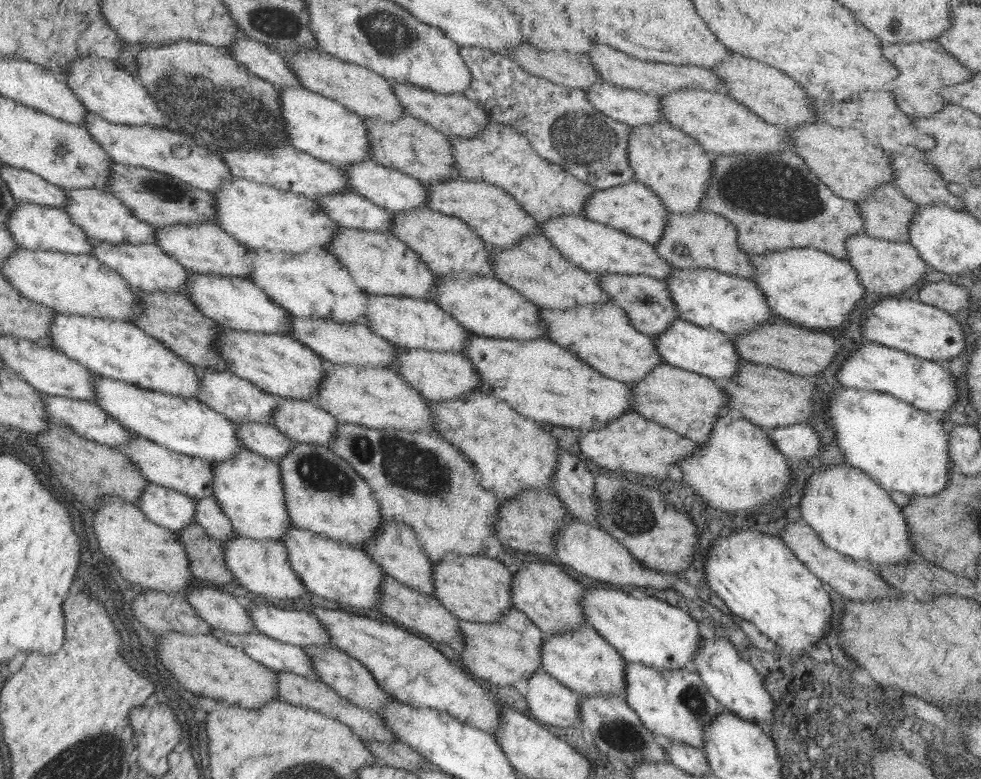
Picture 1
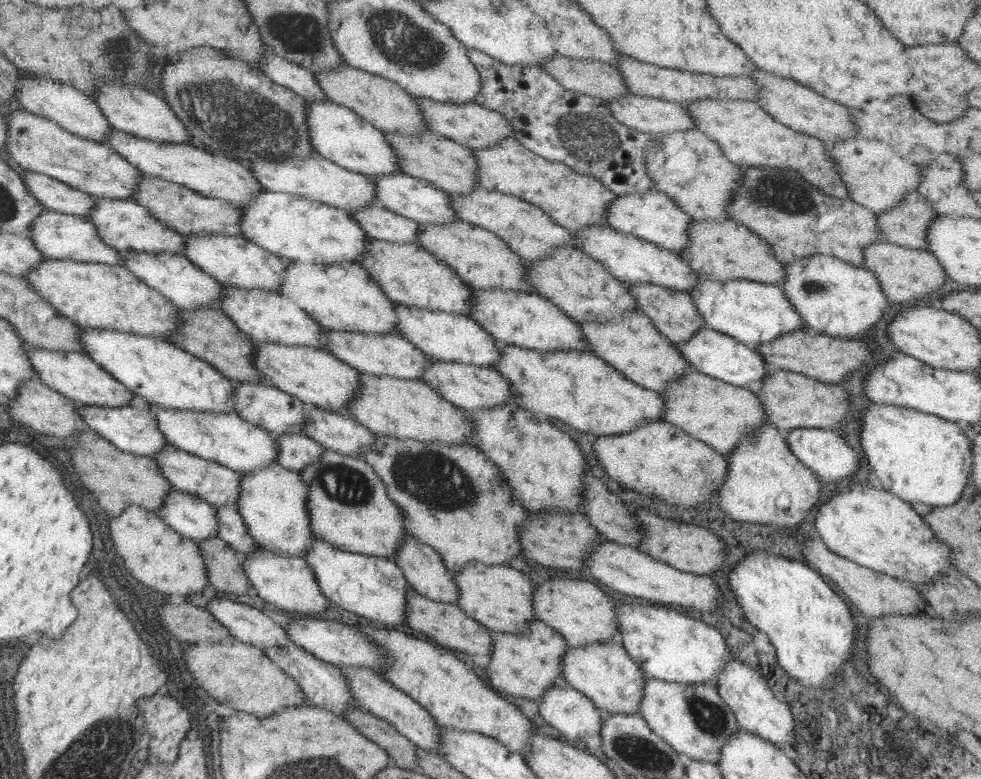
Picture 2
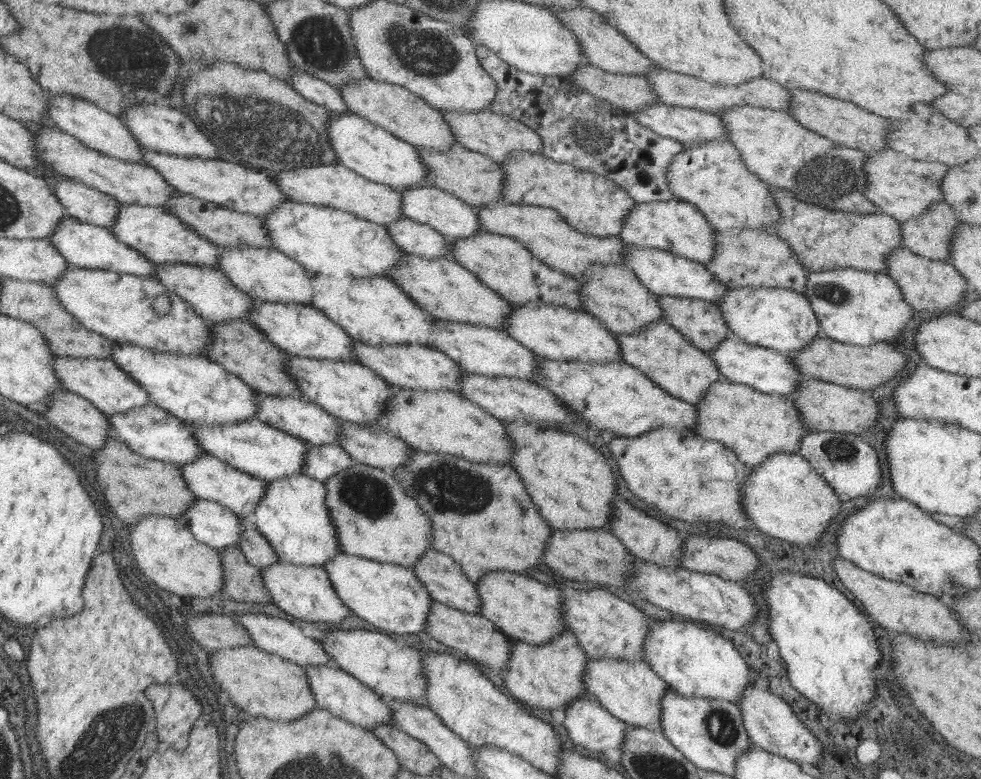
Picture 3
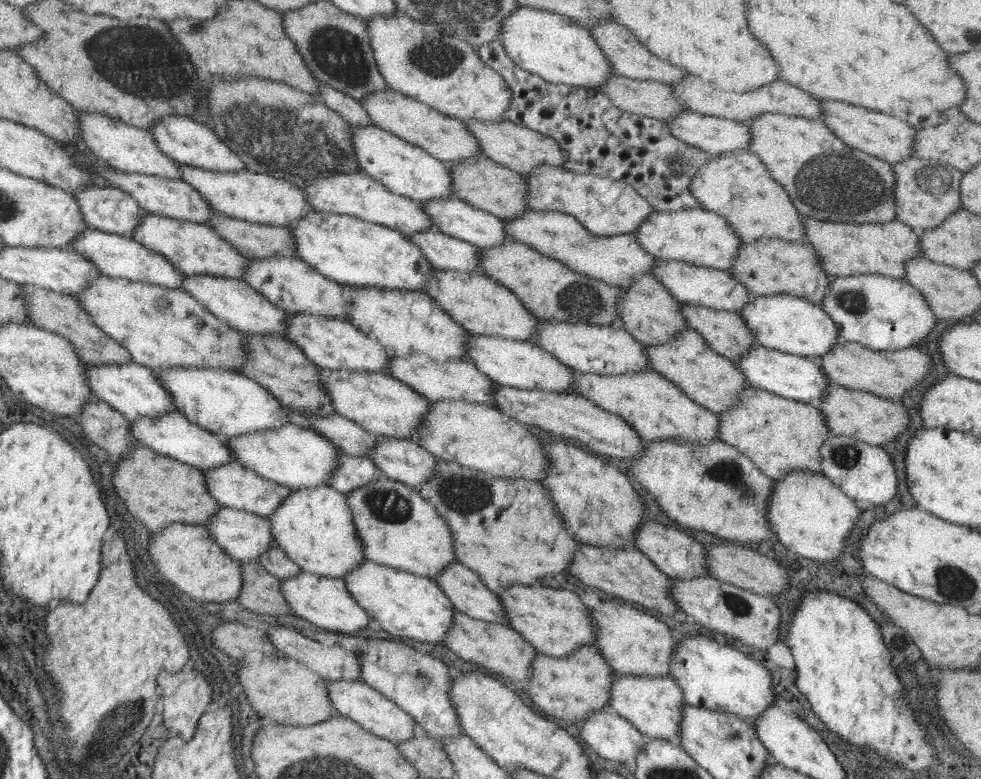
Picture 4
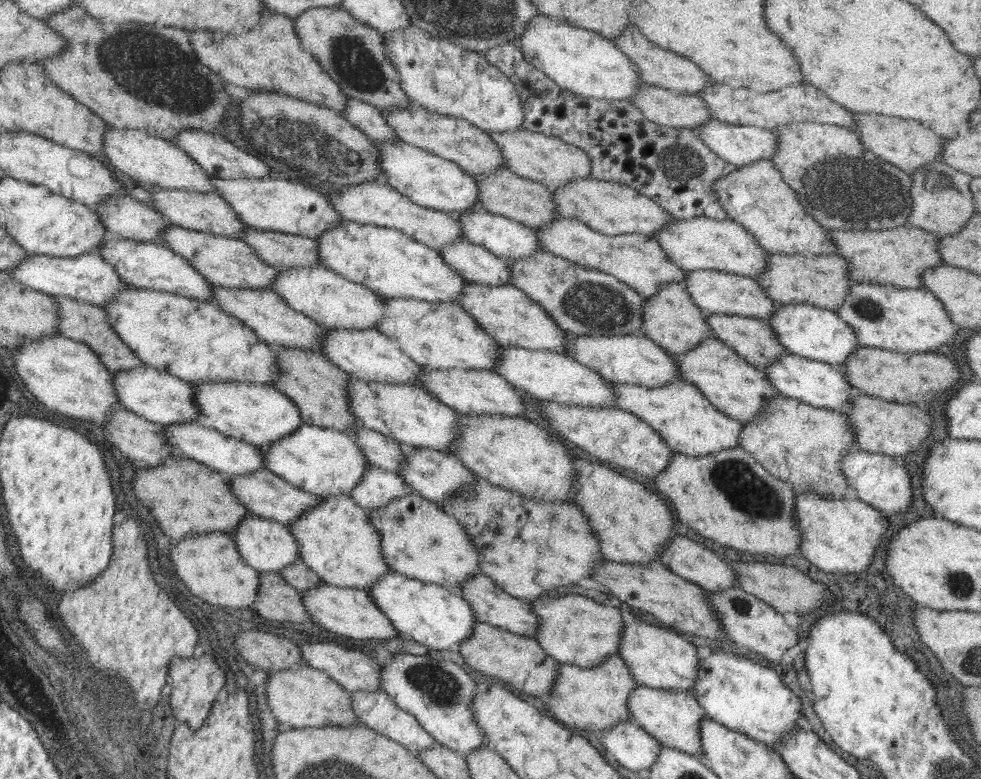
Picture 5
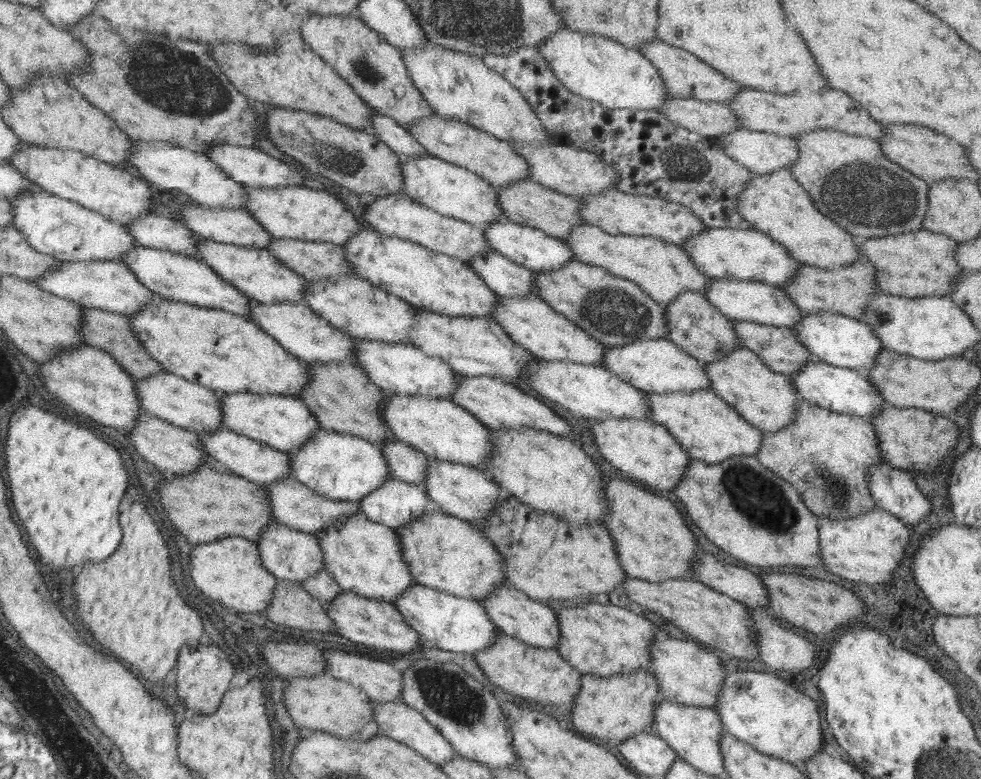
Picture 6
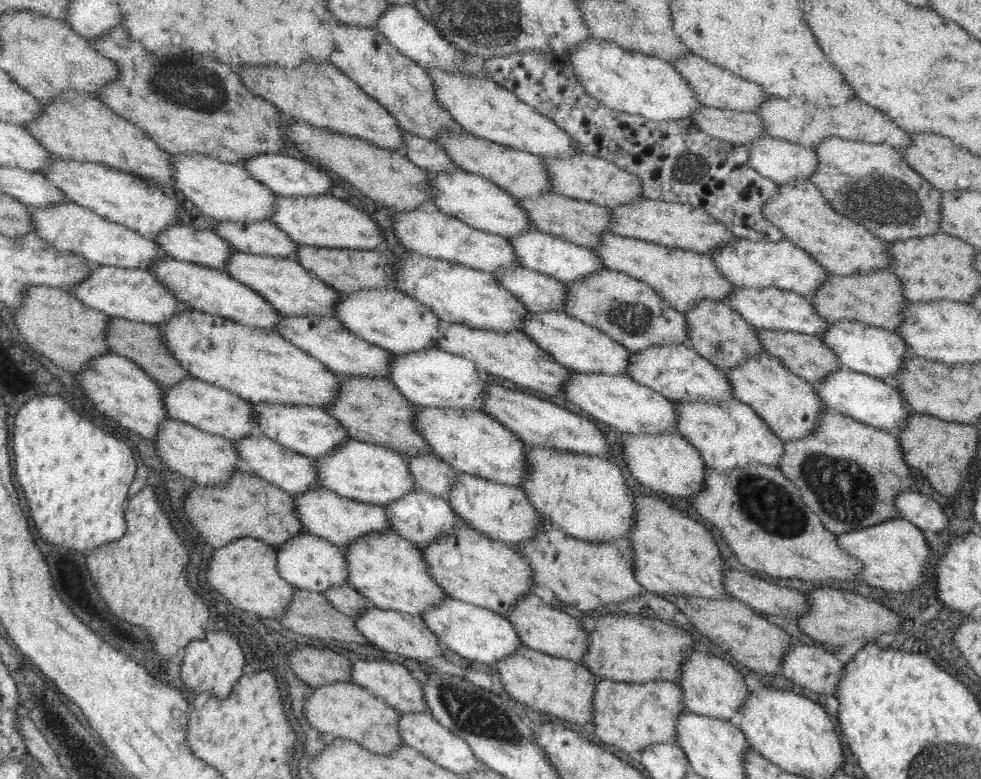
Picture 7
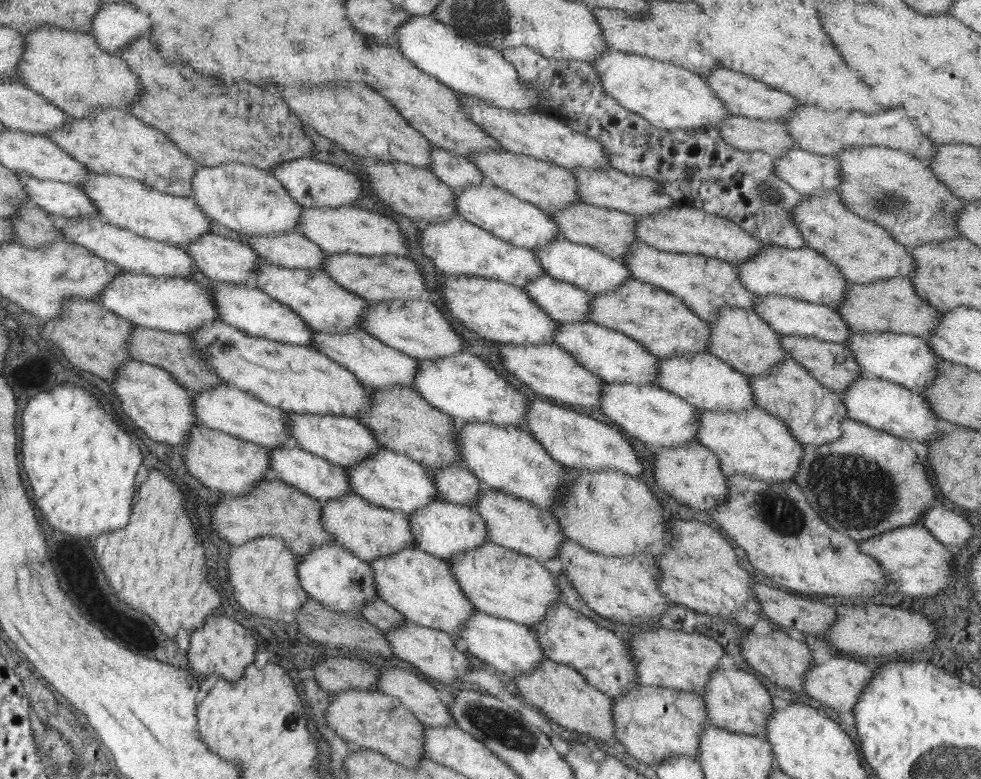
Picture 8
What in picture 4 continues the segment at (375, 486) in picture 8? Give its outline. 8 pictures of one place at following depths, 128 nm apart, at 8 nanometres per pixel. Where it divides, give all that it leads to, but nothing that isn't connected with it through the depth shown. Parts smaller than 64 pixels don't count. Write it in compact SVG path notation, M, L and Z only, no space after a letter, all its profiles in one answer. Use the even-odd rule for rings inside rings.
M285 423L280 428L257 430L250 434L241 434L225 439L225 446L229 448L231 456L241 466L249 468L279 485L291 489L305 489L327 484L329 475L337 465L337 453L340 449L331 445L327 440L311 430Z

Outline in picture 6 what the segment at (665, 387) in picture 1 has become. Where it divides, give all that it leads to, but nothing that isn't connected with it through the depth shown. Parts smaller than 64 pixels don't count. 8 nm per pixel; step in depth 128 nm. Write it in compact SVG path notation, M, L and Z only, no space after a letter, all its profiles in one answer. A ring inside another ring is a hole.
M800 400L793 406L795 421L774 434L764 433L755 457L765 468L788 481L800 494L801 501L816 518L855 517L875 508L867 488L867 471L871 465L881 463L881 454L876 447L876 439L870 422L857 415L831 413L826 409L810 405Z

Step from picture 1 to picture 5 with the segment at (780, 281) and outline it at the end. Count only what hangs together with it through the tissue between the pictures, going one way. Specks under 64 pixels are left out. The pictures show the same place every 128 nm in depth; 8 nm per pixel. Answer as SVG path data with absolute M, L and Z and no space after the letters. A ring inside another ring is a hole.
M851 282L835 313L853 330L859 347L898 353L942 353L946 342L953 342L960 329L949 320L943 304L923 288L900 289L879 283Z

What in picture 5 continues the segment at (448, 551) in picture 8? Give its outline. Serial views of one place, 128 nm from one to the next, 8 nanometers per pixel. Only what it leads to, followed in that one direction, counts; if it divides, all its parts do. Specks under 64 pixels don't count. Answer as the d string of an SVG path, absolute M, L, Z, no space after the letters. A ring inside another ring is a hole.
M369 466L349 495L368 513L387 506L393 497L411 492L412 489L397 474Z

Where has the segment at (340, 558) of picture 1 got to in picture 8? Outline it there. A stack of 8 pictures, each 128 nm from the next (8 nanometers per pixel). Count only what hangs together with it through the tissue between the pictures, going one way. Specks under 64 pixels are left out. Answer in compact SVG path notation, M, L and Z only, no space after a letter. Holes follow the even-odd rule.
M477 610L467 617L463 629L459 631L459 637L454 638L454 642L458 640L465 642L466 652L471 656L488 664L497 674L506 676L529 673L537 667L537 663L541 663L541 659L545 659L540 650L541 644L537 644L537 636L533 636L529 627Z

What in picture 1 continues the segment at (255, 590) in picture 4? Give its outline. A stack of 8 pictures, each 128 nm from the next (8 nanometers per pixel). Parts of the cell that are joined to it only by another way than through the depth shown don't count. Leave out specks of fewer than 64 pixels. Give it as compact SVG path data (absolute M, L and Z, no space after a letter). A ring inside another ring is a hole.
M189 523L179 532L178 544L187 554L189 572L193 579L200 578L206 585L236 583L233 572L225 566L223 544L216 541L198 524Z

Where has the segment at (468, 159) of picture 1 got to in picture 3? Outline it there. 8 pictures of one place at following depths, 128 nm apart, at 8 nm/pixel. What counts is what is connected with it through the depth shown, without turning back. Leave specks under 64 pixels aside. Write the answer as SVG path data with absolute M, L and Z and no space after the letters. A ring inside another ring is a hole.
M527 150L509 151L509 155L499 165L501 173L505 173L503 179L502 199L509 203L523 203L537 205L538 207L552 208L559 213L577 232L597 237L613 237L620 234L625 222L625 215L635 205L635 200L627 192L623 192L613 181L595 173L577 170L573 165L561 164L560 162L544 157L539 153L531 153Z

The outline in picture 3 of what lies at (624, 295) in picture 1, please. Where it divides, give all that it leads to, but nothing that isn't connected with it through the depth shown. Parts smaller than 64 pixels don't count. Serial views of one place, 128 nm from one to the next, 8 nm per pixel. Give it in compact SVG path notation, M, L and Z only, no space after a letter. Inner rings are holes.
M657 295L657 304L661 306L664 321L701 351L708 351L731 334L719 308L709 301Z

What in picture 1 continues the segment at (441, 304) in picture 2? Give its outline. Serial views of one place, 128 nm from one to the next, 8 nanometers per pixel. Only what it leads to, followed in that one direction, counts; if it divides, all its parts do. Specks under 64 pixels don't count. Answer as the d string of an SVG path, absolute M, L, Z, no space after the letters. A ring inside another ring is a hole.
M337 226L337 233L325 245L324 250L335 256L347 268L349 276L357 282L357 286L361 286L369 295L433 300L433 287L437 283L437 275L425 266L417 252L389 232Z

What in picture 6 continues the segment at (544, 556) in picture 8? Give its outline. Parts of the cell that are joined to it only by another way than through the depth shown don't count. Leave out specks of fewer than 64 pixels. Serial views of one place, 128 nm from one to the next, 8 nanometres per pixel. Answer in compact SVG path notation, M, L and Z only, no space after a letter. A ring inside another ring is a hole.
M428 457L428 460L423 489L432 507L444 515L481 524L485 517L492 514L496 500L502 500L502 497L507 495L499 485L475 467L457 464L453 461L437 460L433 457Z

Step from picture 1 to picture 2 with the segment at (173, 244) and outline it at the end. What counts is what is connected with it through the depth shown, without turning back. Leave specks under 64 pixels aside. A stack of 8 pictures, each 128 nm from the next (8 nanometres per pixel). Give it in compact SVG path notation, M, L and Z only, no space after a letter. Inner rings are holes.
M186 235L183 243L183 254L191 264L201 268L205 274L228 287L240 289L263 289L280 292L283 284L284 260L280 261L276 253L259 248L243 236L235 235Z

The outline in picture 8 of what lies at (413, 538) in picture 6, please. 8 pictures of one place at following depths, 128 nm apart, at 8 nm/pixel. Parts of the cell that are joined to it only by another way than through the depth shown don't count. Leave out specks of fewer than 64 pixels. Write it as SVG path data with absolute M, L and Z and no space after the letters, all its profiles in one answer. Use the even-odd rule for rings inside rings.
M485 541L463 553L451 555L445 561L461 586L461 592L479 612L529 627L545 617L551 603L561 602L556 578L551 577L533 557L513 549Z

